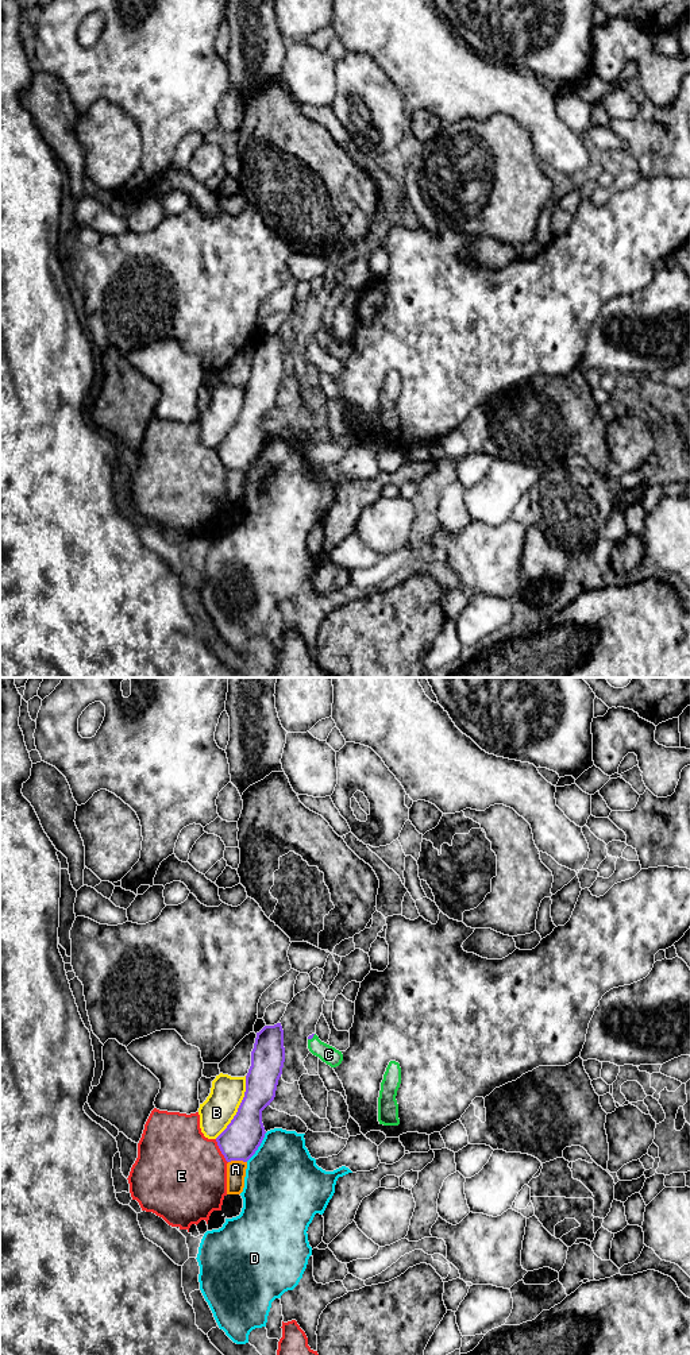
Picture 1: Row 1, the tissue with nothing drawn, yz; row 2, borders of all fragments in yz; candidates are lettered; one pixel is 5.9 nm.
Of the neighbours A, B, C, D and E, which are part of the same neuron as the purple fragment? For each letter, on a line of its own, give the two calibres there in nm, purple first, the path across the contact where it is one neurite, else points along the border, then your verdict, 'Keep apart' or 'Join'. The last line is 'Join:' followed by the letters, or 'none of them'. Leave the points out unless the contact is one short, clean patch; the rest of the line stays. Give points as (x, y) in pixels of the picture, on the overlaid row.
A: Thickness 220 nm (purple) against 110 nm. Keep apart
B: Thickness 220 nm (purple) against 200 nm. Keep apart
C: Thickness 20 nm (purple) against 110 nm. Join
D: Thickness 220 nm (purple) against 440 nm. Keep apart
E: Thickness 220 nm (purple) against 500 nm. Keep apart
Join: C

